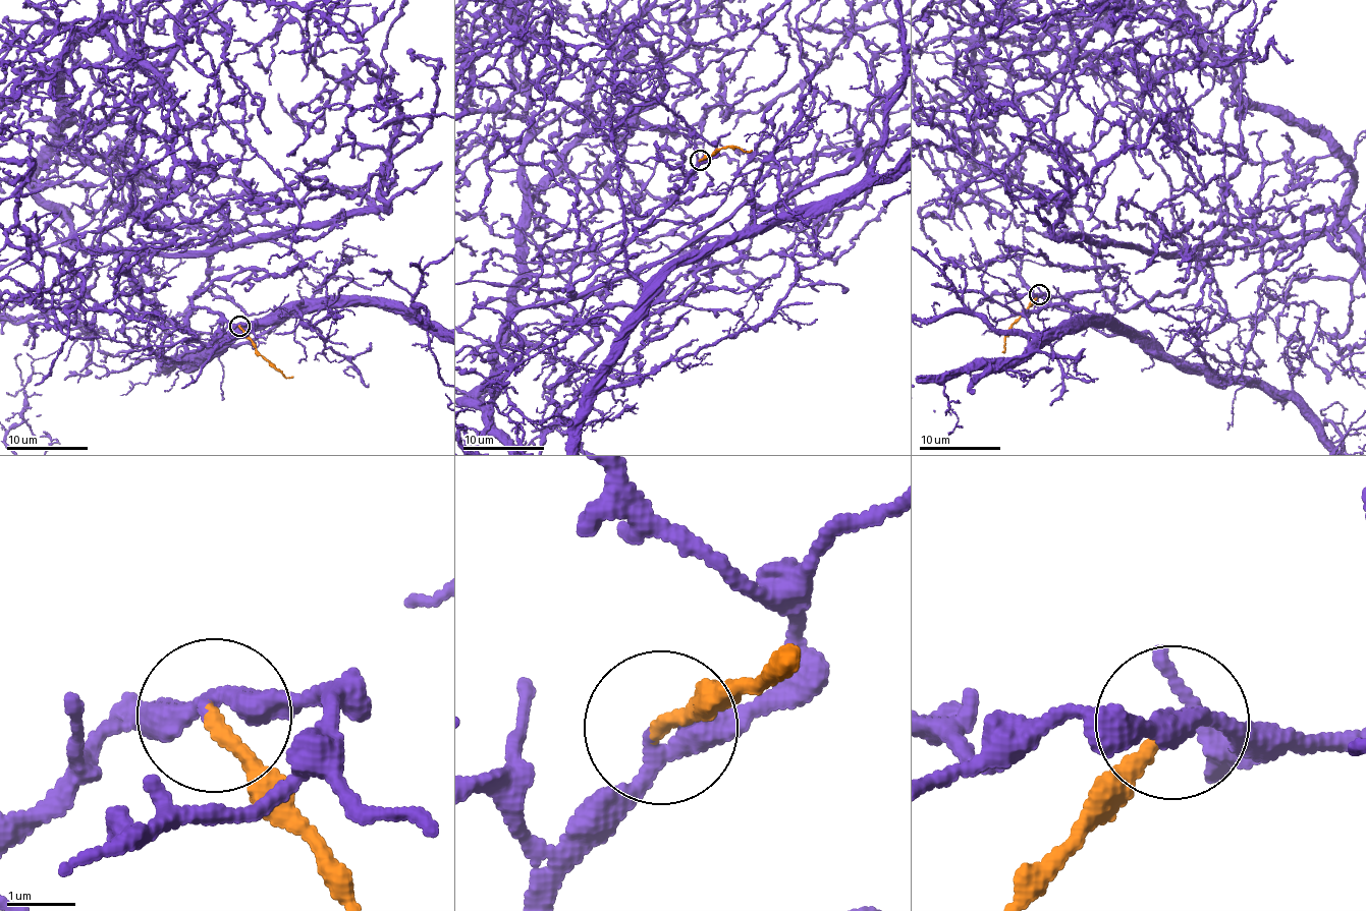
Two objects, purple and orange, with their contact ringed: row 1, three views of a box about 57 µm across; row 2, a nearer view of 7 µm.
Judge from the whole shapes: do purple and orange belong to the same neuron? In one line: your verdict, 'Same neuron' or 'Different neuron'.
Same neuron

